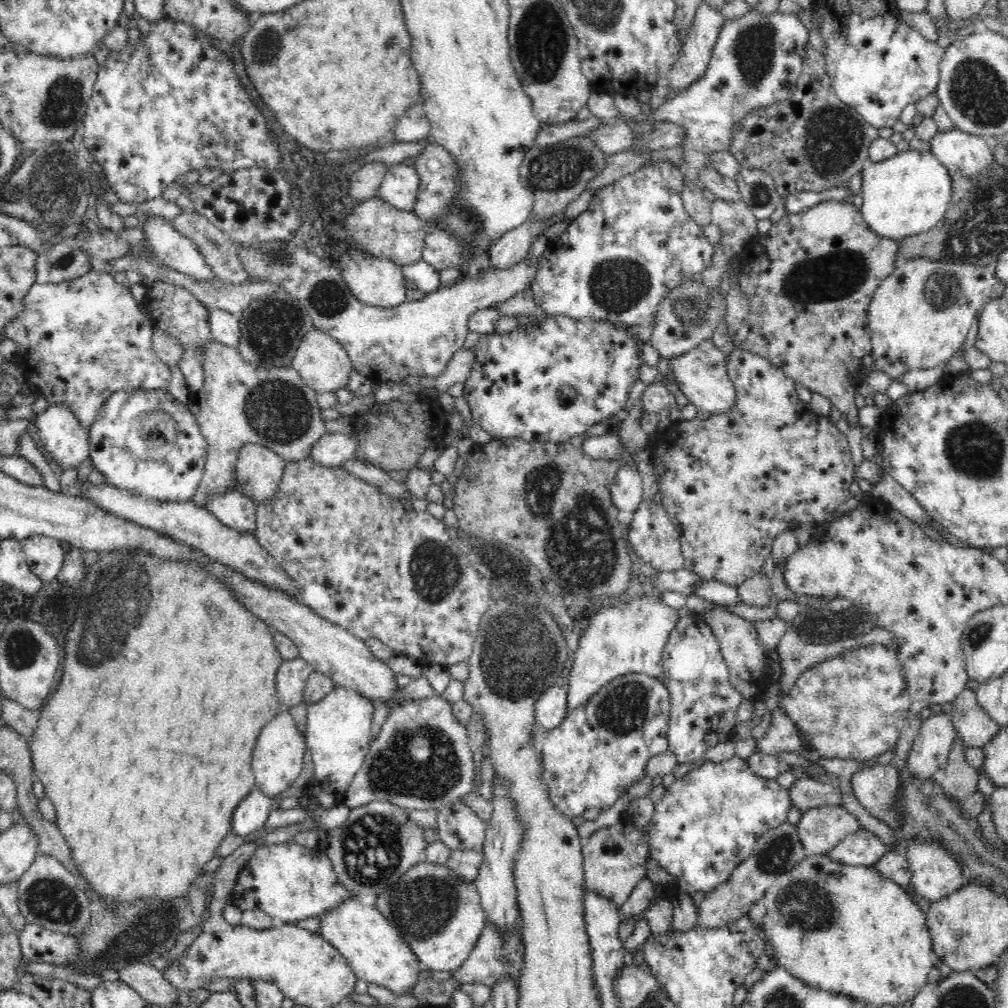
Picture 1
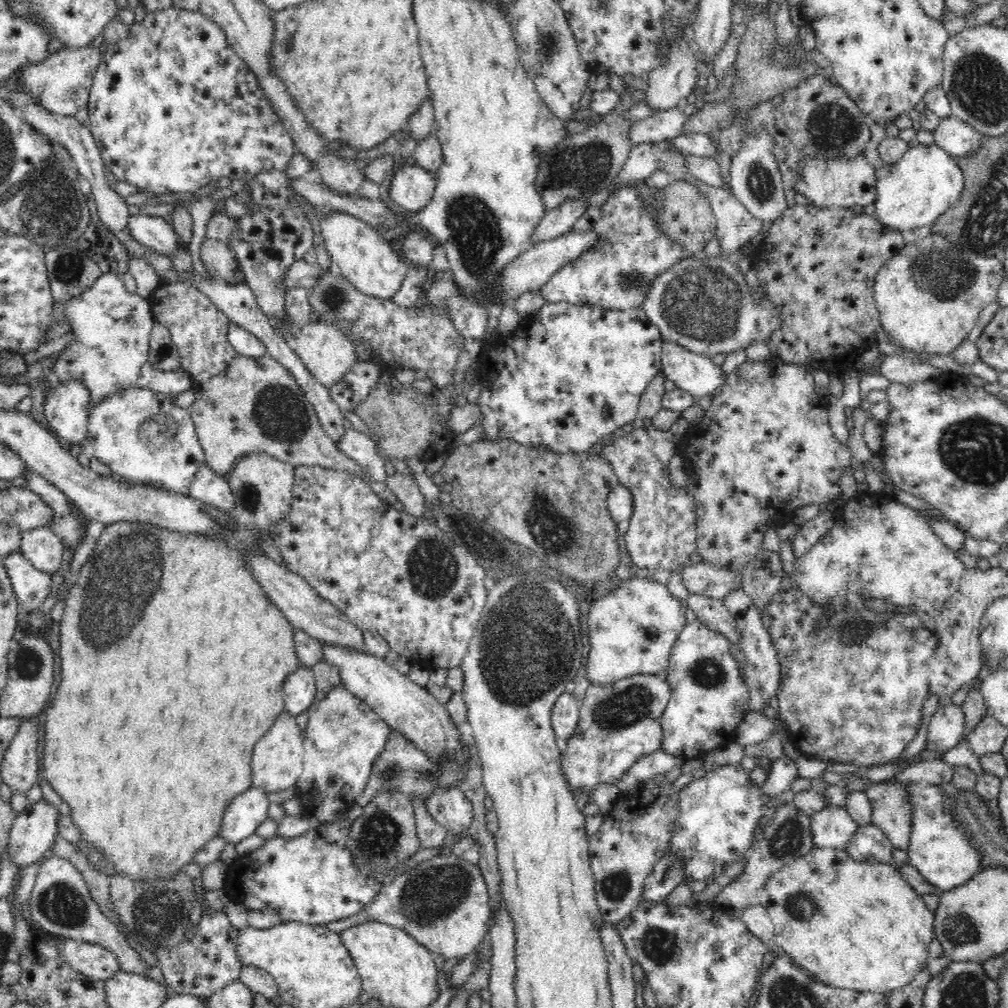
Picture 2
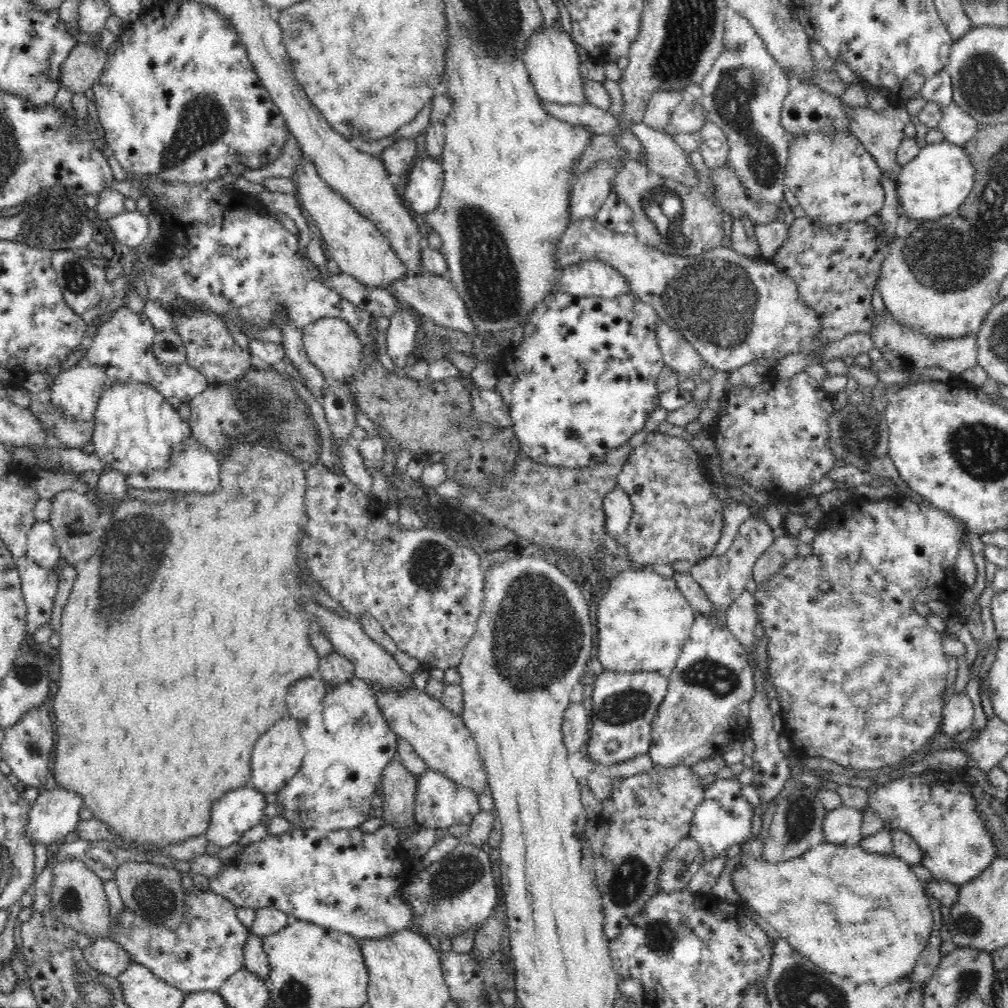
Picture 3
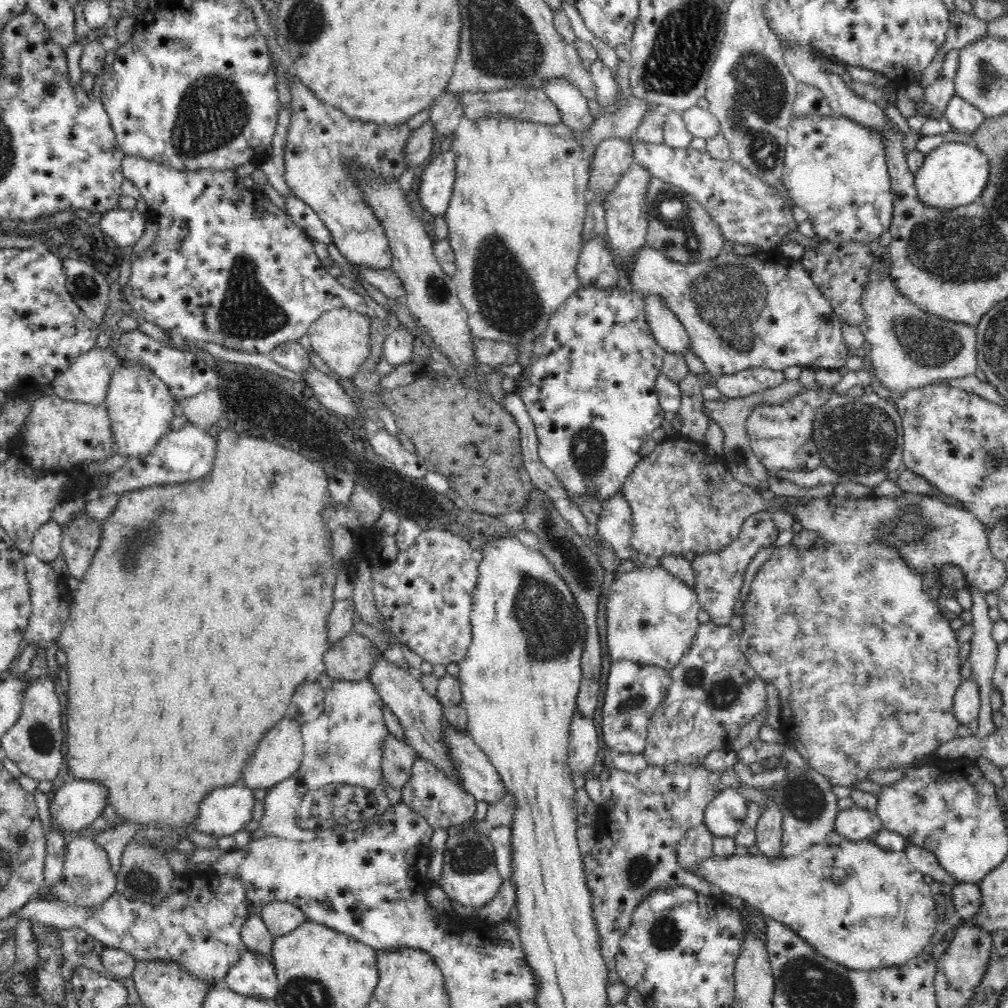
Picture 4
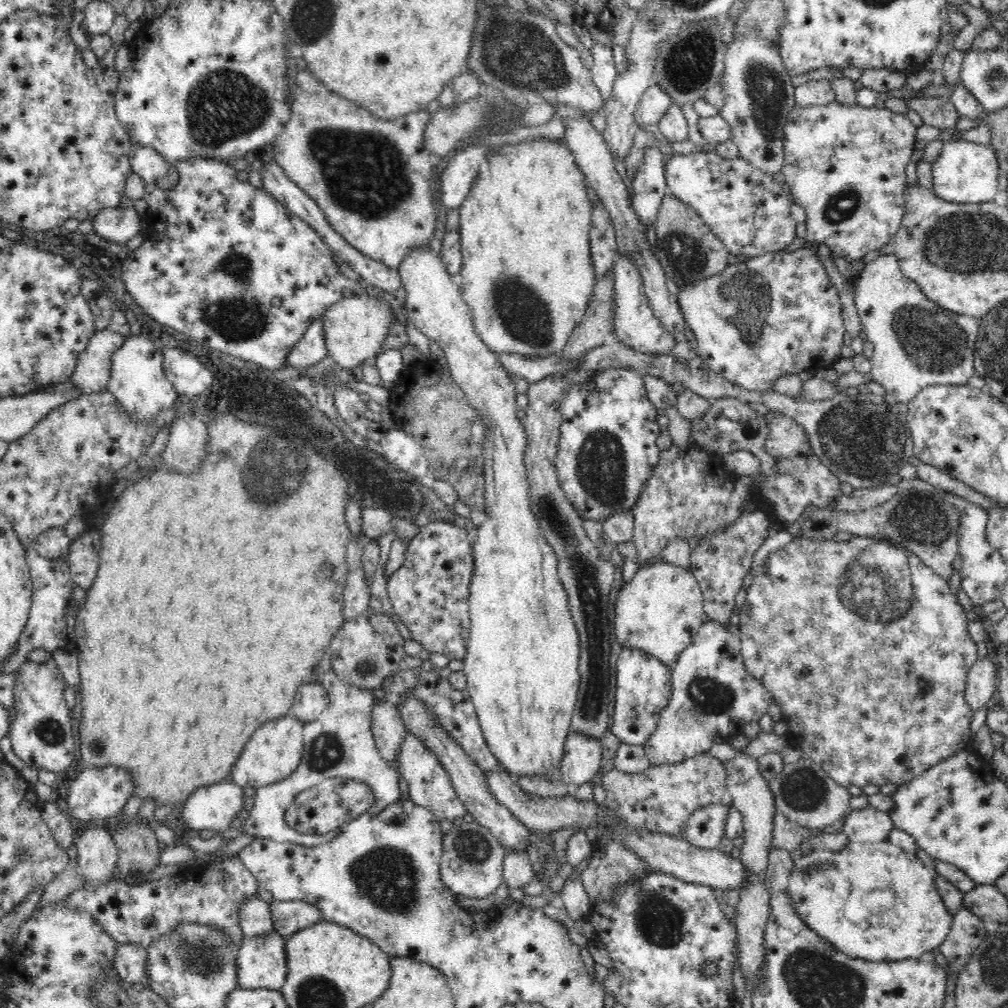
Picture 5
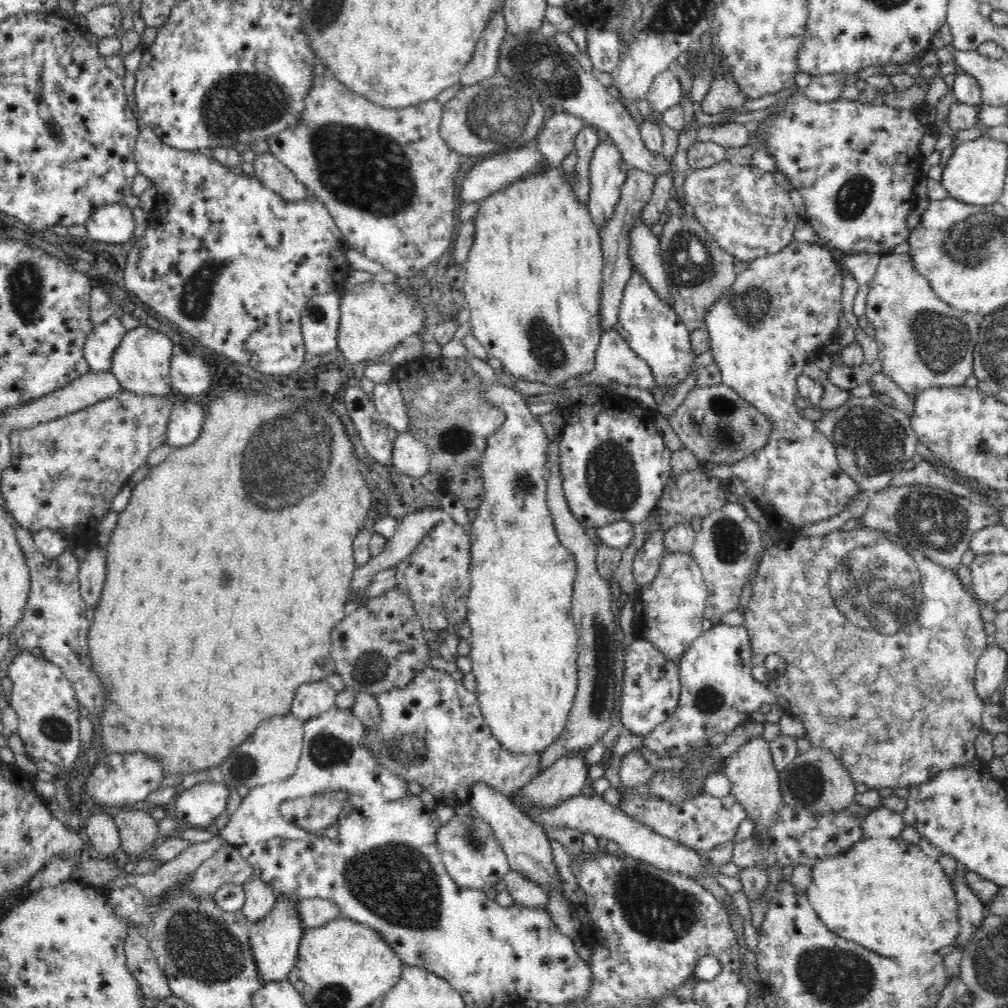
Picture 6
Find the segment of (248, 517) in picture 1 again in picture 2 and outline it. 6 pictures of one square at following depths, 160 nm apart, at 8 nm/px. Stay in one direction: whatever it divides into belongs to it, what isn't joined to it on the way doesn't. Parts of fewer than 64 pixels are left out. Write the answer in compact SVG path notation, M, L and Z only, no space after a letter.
M202 462L192 478L188 493L192 498L212 508L220 508L224 512L232 512L236 499L225 476L216 474L207 464Z

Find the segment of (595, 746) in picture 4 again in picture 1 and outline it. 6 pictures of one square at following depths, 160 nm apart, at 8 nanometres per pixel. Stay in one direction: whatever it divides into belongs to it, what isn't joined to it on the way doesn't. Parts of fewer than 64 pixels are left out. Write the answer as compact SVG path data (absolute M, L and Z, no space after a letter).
M564 685L552 686L536 702L536 721L547 731L556 730L568 716L568 690Z

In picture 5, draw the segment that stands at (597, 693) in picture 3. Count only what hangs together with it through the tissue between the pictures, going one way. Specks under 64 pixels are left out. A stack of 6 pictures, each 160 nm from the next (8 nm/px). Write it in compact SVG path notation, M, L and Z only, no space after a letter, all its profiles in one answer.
M624 648L616 661L616 708L612 716L610 730L624 744L644 747L658 726L660 712L668 706L672 695L671 667L643 650Z

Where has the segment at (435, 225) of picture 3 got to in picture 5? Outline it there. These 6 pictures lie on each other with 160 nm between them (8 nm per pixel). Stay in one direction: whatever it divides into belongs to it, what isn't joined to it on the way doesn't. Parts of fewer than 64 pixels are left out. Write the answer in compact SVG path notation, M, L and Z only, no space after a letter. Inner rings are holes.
M657 84L644 92L640 102L637 104L634 118L636 124L658 124L658 121L664 116L668 107L672 105L672 99ZM536 137L531 143L510 143L494 147L491 157L486 164L479 166L479 173L468 191L465 201L459 207L460 212L460 247L462 247L463 266L461 275L463 282L460 286L464 301L473 314L473 323L476 334L484 342L484 345L495 355L520 354L525 358L548 358L554 354L562 354L565 345L574 332L574 327L582 320L587 306L595 289L596 273L592 264L590 253L590 228L593 206L586 195L586 177L578 168L572 151L567 144L554 139L540 139Z

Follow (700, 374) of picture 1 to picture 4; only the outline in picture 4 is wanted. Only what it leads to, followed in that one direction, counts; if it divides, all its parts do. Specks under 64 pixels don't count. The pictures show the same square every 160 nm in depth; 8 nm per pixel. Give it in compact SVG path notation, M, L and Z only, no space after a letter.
M646 296L646 320L658 345L672 355L686 355L691 340L685 326L659 296Z

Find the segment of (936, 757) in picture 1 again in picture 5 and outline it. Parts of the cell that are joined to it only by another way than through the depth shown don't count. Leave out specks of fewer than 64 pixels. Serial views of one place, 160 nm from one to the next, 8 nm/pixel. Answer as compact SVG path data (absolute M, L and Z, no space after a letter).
M989 657L976 661L967 674L966 703L976 711L987 706L998 686L996 664Z

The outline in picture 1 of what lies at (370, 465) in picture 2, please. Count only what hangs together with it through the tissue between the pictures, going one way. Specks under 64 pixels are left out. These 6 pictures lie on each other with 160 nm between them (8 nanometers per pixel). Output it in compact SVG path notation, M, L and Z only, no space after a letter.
M326 433L311 448L309 458L322 466L338 466L354 458L356 452L357 441L351 435Z

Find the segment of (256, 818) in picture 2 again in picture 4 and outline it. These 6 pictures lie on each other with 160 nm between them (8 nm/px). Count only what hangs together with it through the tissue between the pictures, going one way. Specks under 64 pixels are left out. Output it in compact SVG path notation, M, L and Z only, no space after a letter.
M246 785L216 788L200 802L195 827L216 839L233 836L253 820L254 792Z

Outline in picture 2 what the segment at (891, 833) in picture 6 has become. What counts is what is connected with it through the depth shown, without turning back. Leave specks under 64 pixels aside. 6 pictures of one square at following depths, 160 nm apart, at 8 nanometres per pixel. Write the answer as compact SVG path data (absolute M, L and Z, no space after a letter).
M828 805L811 816L813 846L845 850L859 825L848 814L845 807Z

